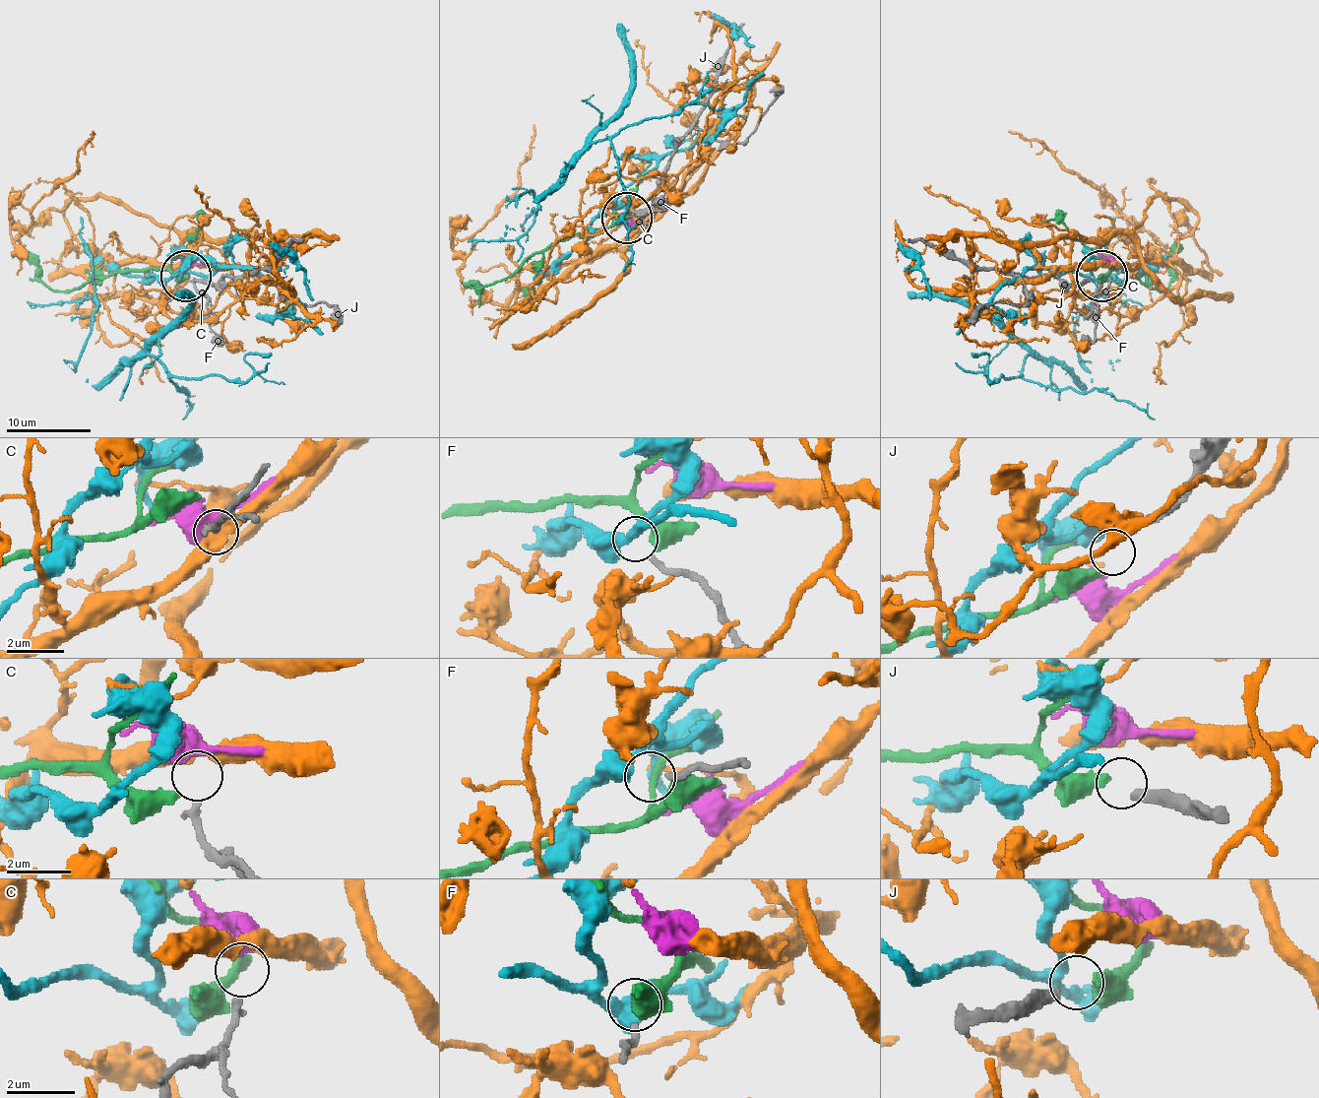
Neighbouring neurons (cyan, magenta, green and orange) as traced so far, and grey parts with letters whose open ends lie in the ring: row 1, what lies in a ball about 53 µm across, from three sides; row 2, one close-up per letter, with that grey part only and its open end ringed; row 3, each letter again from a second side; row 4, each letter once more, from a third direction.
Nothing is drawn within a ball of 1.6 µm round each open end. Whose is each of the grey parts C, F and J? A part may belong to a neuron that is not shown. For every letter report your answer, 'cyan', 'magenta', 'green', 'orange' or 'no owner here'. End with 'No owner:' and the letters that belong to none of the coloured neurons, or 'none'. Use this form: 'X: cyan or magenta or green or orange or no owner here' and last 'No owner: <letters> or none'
C: orange
F: no owner here
J: green
No owner: F

